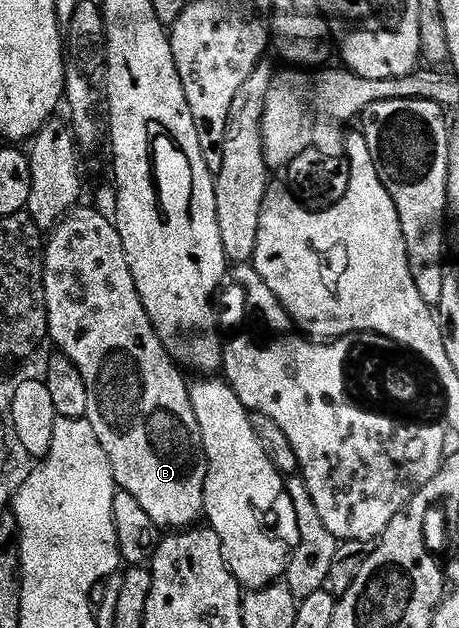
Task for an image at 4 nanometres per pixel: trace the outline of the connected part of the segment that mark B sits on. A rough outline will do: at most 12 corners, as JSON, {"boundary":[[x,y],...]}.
{"boundary":[[72,211],[39,262],[113,481],[200,519],[189,389],[121,237]]}

